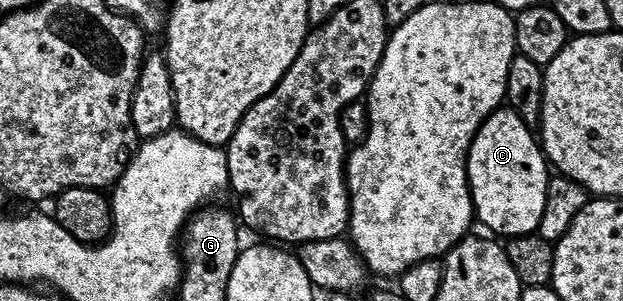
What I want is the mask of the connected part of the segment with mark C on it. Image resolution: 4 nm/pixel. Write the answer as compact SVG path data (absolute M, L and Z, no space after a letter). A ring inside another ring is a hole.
M507 107L496 109L478 127L472 145L468 149L468 186L475 220L479 224L481 221L489 229L485 229L489 234L511 239L537 232L542 219L542 207L546 204L546 183L549 176L550 166L533 126L527 125L512 109Z

